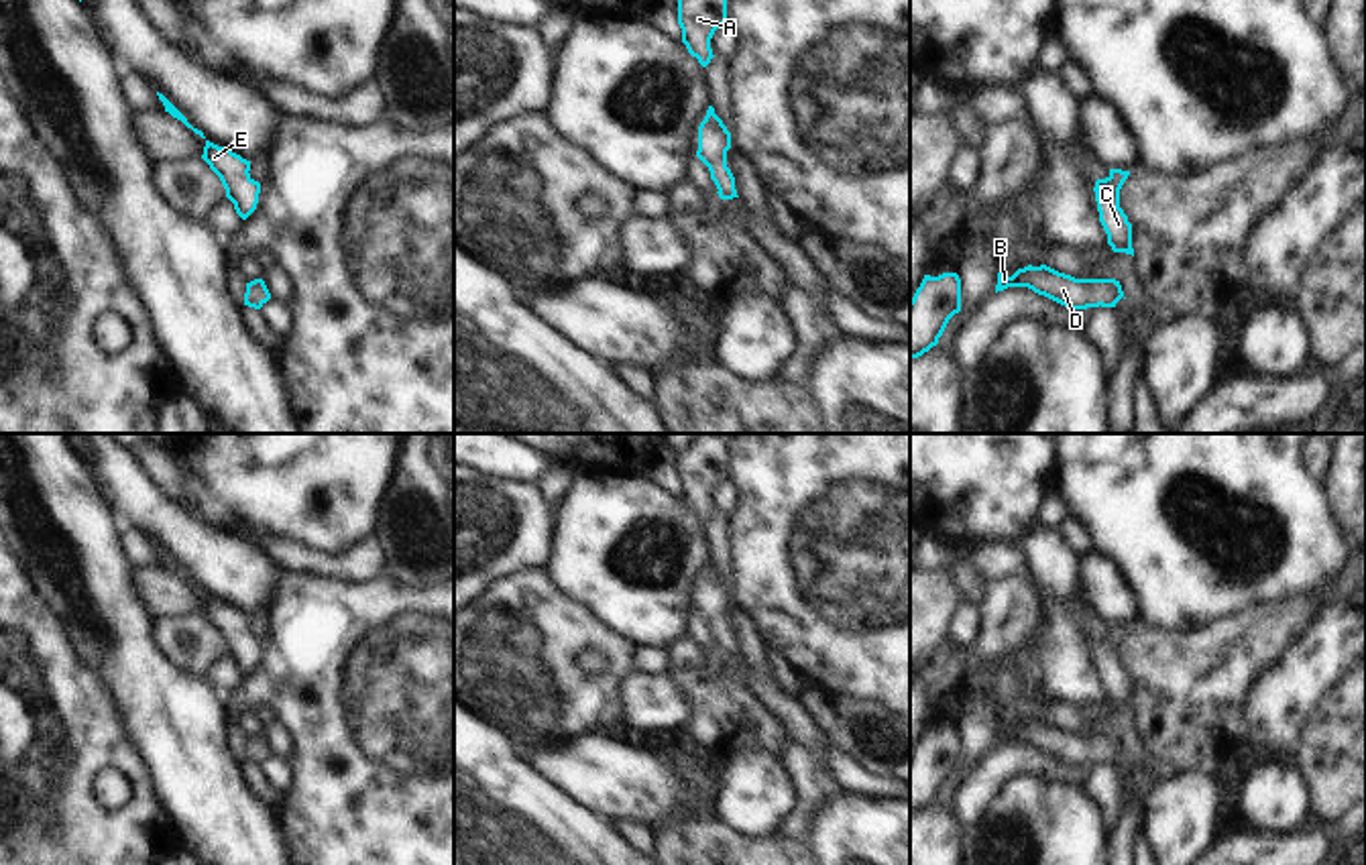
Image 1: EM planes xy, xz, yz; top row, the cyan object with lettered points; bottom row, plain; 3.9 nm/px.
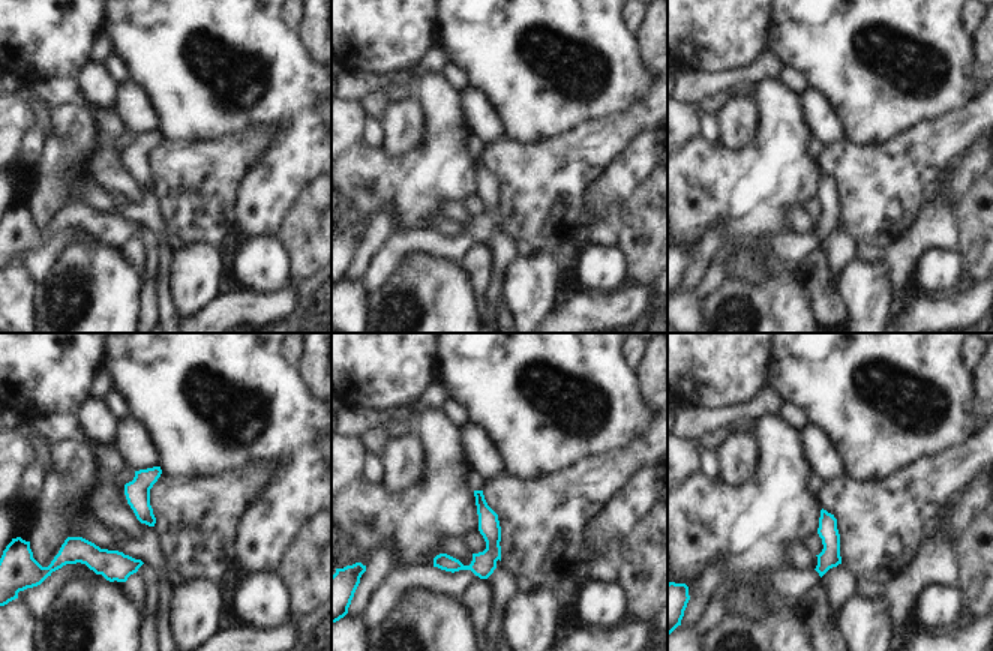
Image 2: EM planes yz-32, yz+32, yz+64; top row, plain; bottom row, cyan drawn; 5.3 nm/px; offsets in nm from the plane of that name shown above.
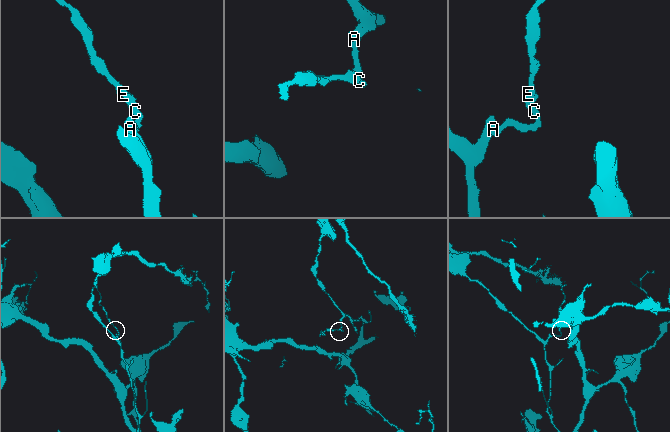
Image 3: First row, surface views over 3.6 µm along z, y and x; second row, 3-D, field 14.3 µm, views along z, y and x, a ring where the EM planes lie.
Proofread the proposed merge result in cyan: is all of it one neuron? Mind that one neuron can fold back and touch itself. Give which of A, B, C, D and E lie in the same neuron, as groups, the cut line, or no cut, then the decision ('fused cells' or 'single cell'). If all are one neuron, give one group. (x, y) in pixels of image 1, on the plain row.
groups A B C D E; cut none; single cell

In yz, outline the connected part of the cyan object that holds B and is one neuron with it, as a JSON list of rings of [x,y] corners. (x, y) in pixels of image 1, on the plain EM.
[[[1046,720],[1018,725],[1012,733],[998,729],[995,749],[1008,743],[1028,743],[1069,765],[1116,763],[1124,753],[1116,735],[1075,735]]]

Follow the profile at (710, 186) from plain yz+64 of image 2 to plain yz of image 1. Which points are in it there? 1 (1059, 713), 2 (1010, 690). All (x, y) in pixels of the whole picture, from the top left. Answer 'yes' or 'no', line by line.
1: no
2: yes

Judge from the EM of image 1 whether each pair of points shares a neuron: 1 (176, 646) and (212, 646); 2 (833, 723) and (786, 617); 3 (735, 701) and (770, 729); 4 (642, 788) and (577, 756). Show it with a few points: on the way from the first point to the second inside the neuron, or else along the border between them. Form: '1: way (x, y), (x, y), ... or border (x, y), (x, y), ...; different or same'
1: way (184, 646), (204, 646); same
2: border (809, 682), (864, 701); different
3: way (744, 709), (762, 727); same
4: way (625, 782), (599, 774), (593, 768); same

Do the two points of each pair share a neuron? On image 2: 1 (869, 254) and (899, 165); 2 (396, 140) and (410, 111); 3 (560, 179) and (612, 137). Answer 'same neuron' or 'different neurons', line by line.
1: different neurons
2: same neuron
3: same neuron

